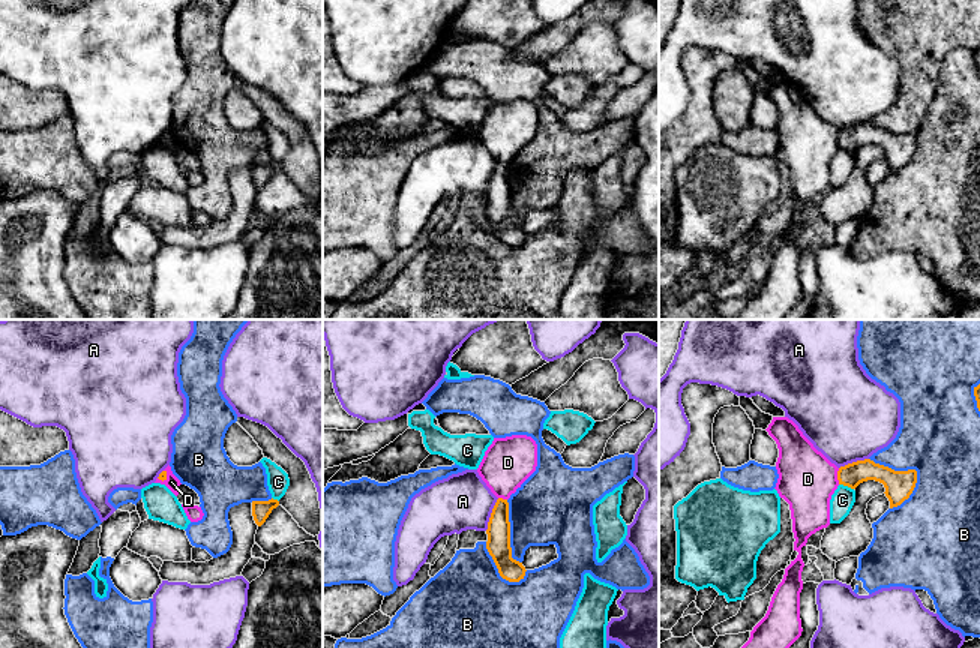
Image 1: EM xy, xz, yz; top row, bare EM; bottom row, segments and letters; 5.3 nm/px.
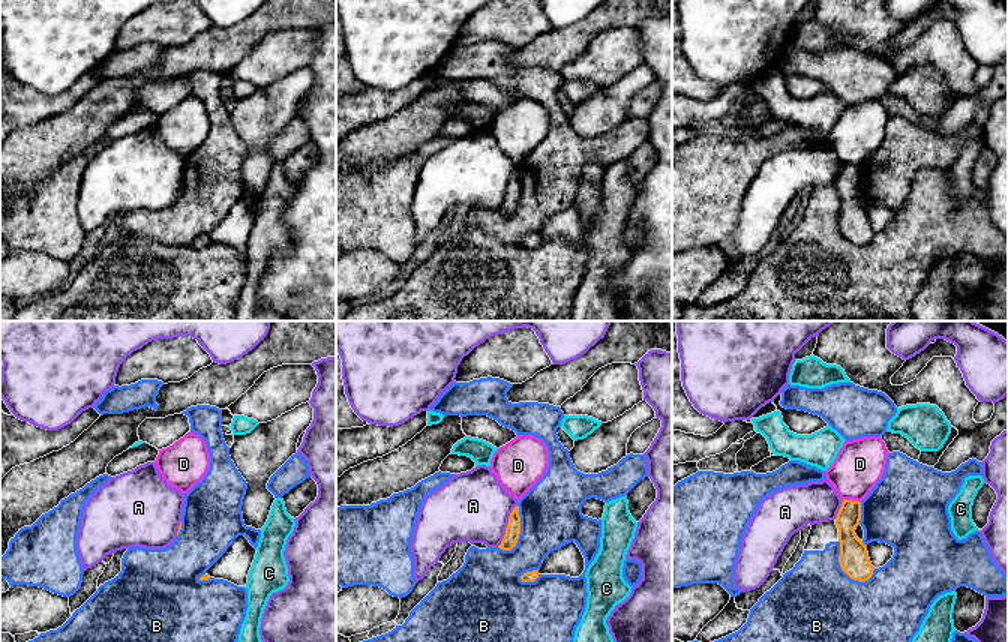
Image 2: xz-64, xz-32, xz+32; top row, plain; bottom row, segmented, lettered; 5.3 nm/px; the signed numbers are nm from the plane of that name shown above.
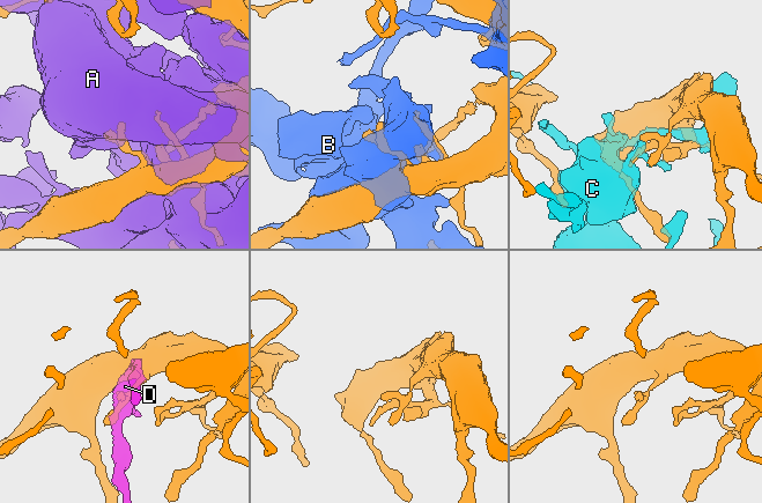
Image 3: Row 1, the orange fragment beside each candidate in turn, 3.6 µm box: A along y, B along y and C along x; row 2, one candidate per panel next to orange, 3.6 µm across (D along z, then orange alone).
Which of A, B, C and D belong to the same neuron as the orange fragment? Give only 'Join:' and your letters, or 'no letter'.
Join: no letter

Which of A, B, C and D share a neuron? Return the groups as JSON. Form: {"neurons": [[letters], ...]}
{"neurons": [["A"], ["B"], ["C"], ["D"]]}

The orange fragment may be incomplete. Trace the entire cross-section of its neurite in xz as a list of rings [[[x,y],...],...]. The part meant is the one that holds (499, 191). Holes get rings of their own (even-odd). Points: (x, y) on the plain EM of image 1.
[[[498,162],[488,186],[486,213],[492,220],[498,237],[509,246],[519,246],[525,240],[522,226],[512,222],[509,166]]]

